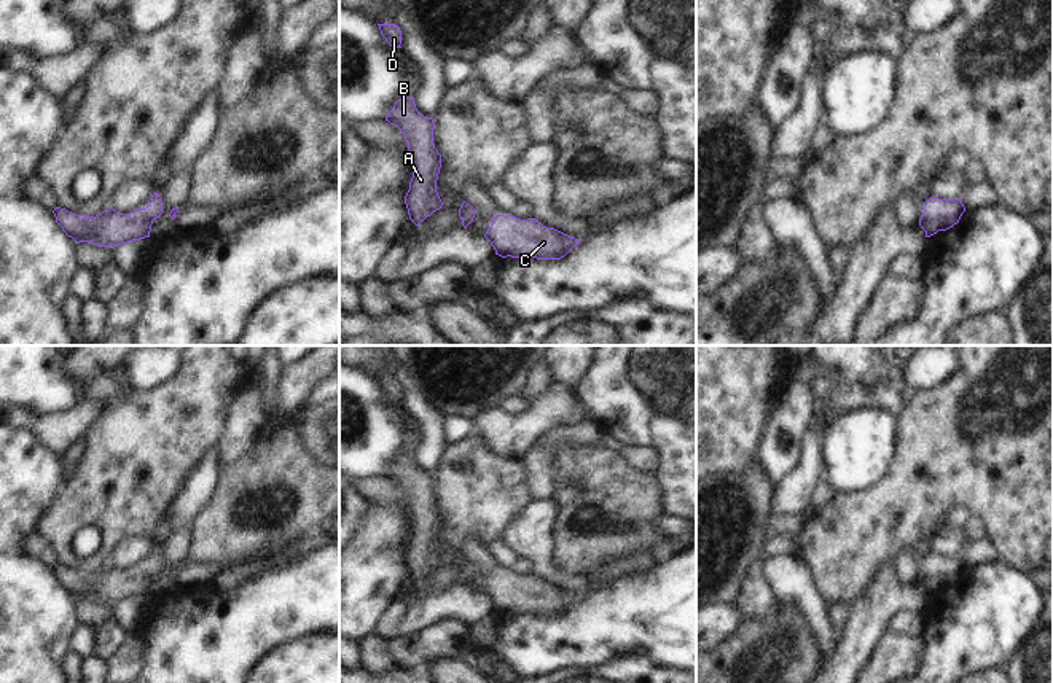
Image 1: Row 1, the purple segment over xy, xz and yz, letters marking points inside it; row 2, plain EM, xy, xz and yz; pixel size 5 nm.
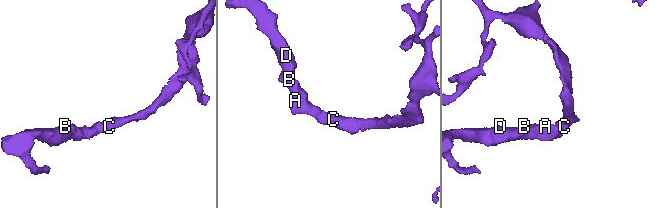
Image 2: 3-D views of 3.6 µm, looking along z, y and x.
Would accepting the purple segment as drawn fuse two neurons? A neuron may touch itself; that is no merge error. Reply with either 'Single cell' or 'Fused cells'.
Single cell

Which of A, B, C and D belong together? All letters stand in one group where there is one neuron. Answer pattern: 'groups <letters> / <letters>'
groups A B C D

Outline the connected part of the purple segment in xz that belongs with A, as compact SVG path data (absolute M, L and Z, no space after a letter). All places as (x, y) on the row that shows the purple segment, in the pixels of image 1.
M401 97L387 113L386 121L403 134L413 164L413 178L405 196L409 220L419 226L440 210L443 202L436 193L441 154L433 143L435 123L417 111L414 97Z

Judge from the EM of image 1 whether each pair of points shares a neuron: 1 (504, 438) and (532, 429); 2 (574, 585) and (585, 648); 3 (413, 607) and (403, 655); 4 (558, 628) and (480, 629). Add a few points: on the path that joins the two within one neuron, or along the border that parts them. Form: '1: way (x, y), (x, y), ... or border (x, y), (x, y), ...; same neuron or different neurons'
1: way (510, 435), (526, 429); same neuron
2: border (609, 583), (580, 596); different neurons
3: border (443, 620), (387, 640); different neurons
4: border (504, 615), (499, 636), (486, 650); different neurons

